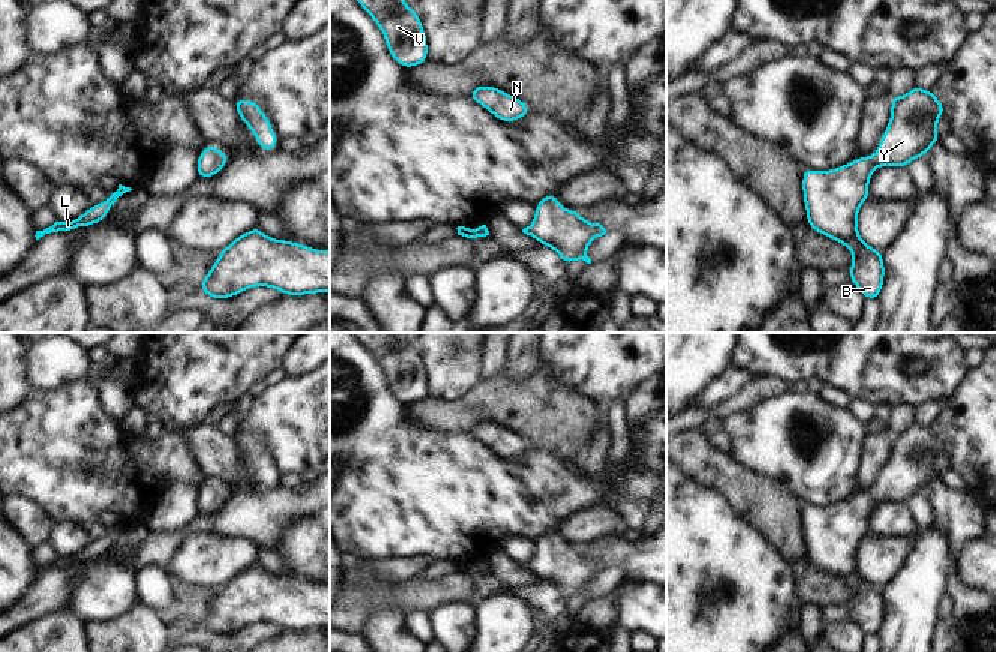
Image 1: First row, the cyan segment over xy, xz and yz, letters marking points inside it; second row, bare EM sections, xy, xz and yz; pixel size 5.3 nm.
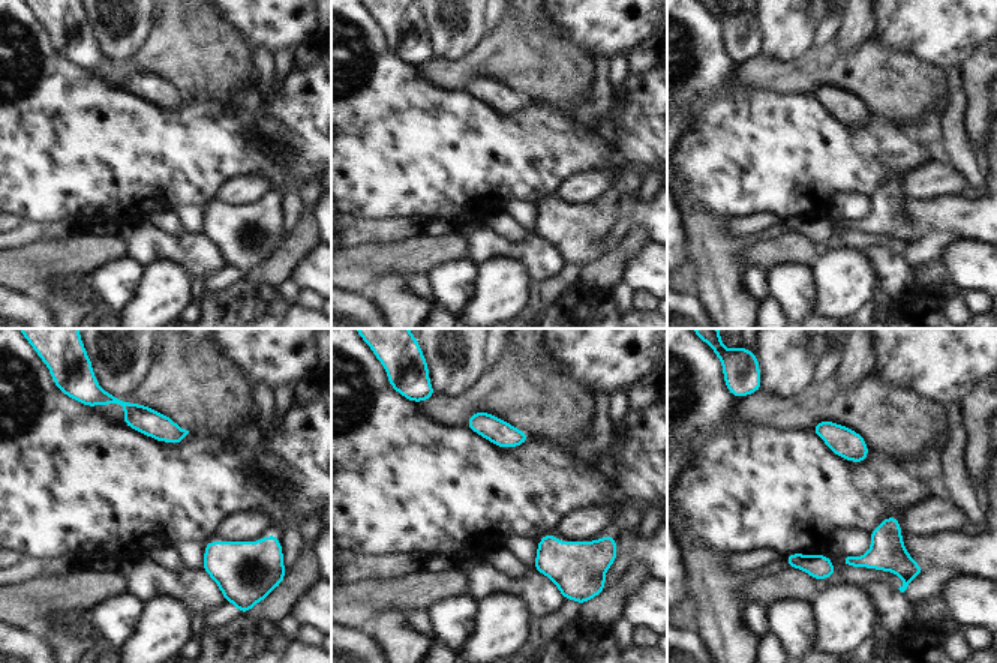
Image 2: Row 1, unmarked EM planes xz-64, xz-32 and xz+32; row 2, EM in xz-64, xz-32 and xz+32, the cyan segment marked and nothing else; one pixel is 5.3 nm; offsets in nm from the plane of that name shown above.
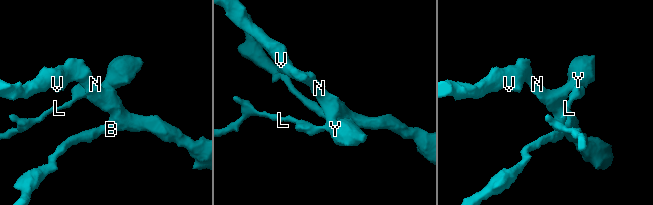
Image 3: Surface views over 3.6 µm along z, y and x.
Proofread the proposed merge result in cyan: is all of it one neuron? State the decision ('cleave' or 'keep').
keep

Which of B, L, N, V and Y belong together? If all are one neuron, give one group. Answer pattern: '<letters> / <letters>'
B L N V Y

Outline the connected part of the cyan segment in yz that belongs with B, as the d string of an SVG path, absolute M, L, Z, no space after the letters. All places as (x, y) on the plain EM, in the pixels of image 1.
M914 421L908 430L891 433L890 460L885 463L874 490L856 493L854 498L828 507L802 505L807 561L830 576L846 582L854 589L849 606L850 619L867 636L879 636L885 619L885 595L882 588L867 580L858 567L860 544L870 534L870 514L879 502L906 504L914 495L922 495L940 477L938 457L944 450L945 441L934 432L933 426Z

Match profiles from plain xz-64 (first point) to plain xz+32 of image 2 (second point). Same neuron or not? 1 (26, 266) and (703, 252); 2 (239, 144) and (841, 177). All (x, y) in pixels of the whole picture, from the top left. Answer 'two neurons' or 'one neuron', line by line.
1: two neurons
2: one neuron

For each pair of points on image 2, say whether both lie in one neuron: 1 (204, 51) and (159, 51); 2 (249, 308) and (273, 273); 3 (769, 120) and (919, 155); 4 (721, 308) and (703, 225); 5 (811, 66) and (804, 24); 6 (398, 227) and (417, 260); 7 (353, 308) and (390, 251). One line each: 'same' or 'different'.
1: same
2: different
3: same
4: same
5: different
6: different
7: different

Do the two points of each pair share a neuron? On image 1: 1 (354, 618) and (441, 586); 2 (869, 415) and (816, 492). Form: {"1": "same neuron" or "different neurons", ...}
{"1": "same neuron", "2": "different neurons"}

